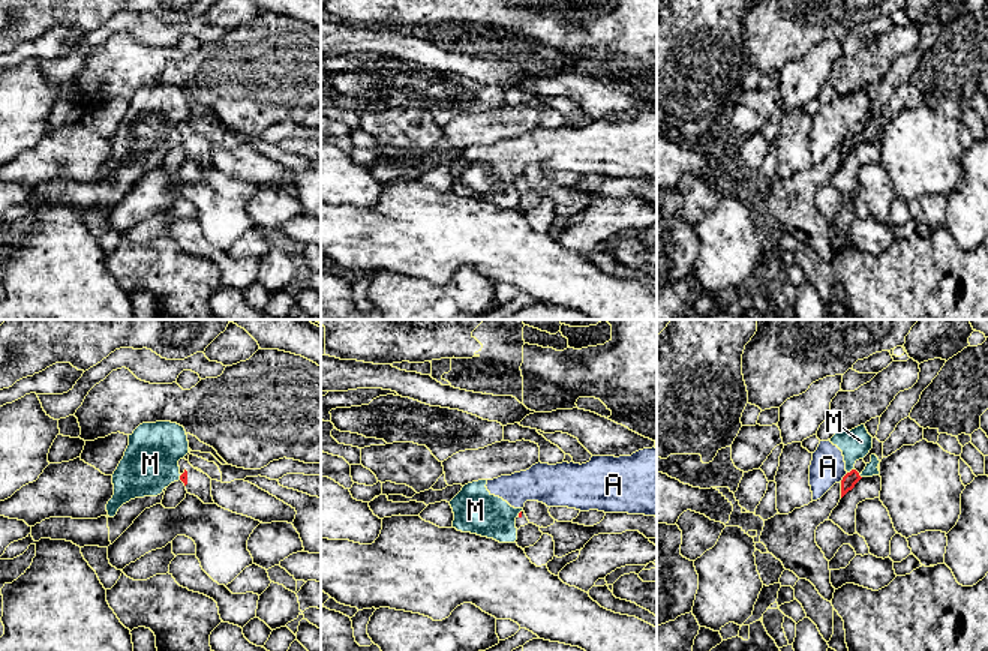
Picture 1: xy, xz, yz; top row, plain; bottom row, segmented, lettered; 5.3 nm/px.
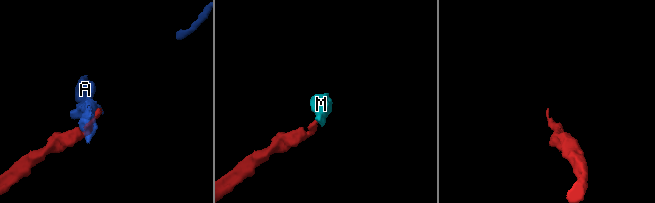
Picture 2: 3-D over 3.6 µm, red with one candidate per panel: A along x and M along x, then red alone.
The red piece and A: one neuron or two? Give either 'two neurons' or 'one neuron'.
two neurons

